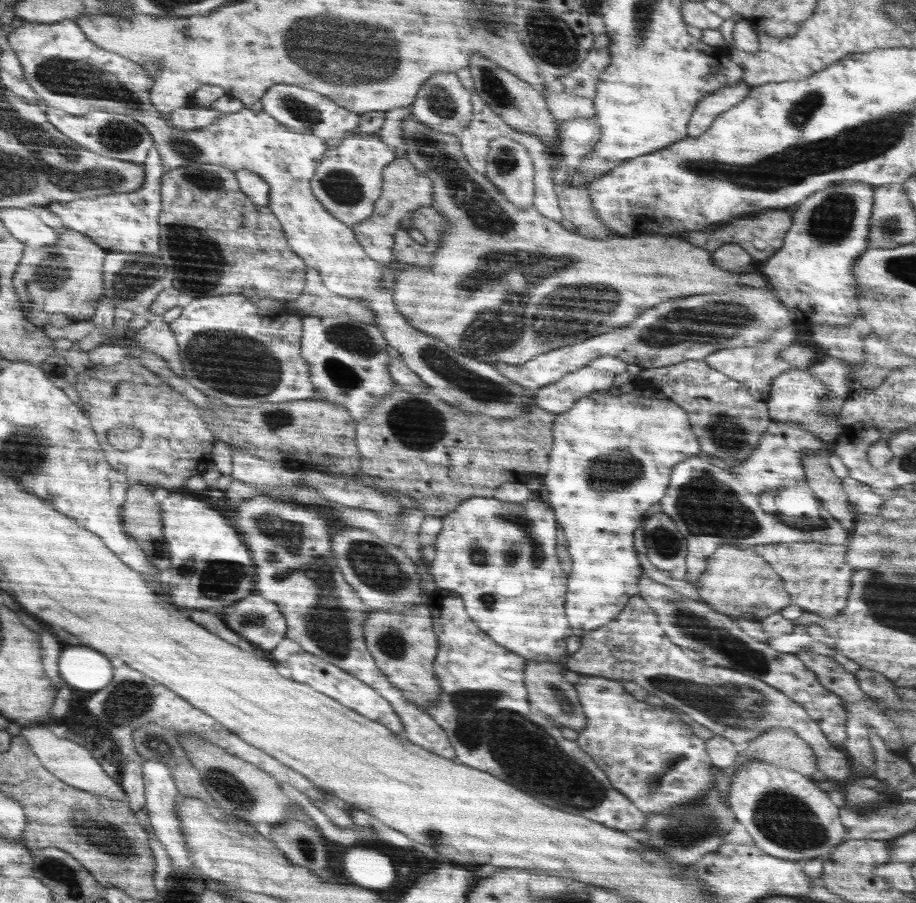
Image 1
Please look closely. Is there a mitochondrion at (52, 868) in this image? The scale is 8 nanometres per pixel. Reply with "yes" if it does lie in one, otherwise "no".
yes

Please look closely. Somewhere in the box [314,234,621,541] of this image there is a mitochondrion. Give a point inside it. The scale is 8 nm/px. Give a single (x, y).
(357, 344)

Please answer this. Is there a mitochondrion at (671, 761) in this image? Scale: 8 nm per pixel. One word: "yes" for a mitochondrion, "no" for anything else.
yes

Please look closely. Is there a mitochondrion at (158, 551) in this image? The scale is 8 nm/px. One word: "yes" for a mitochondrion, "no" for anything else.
no

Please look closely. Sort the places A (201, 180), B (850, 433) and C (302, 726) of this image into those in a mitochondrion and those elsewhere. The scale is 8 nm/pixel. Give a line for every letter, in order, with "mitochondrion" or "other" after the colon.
A: mitochondrion
B: other
C: other

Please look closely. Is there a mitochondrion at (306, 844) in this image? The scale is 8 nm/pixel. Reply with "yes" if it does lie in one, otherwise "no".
yes

